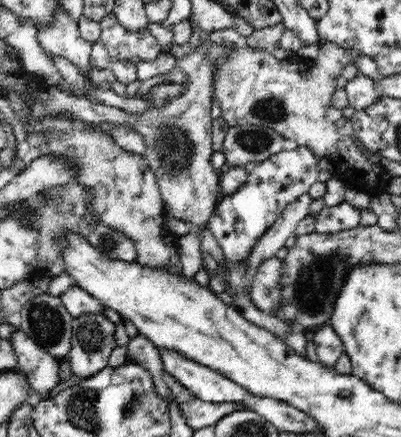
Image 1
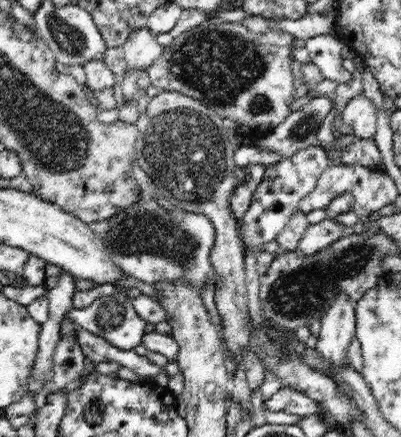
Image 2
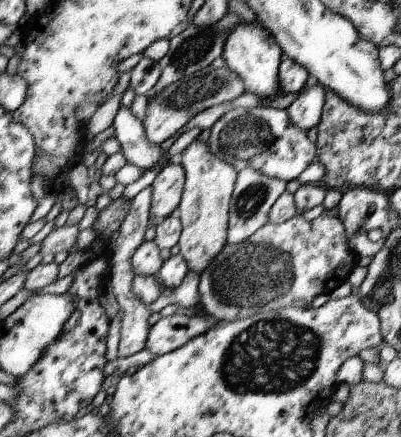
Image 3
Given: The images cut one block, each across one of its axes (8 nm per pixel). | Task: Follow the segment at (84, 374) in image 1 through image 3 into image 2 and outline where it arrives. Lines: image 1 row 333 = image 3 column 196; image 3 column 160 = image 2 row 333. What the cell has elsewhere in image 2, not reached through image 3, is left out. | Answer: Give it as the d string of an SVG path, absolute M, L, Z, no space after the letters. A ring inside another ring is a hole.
M118 292L112 296L102 296L102 298L94 300L94 304L90 304L84 310L72 308L66 316L68 316L68 320L76 322L84 330L106 338L112 346L118 346L120 350L134 350L138 344L142 344L142 338L146 336L144 334L146 322L136 314L134 304L126 298L126 294L118 294Z

